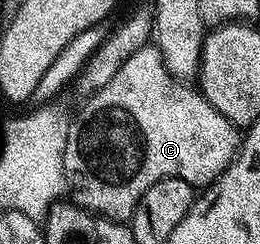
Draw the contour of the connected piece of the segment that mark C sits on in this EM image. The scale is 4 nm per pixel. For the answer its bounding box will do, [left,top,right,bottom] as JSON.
[65,47,243,222]

